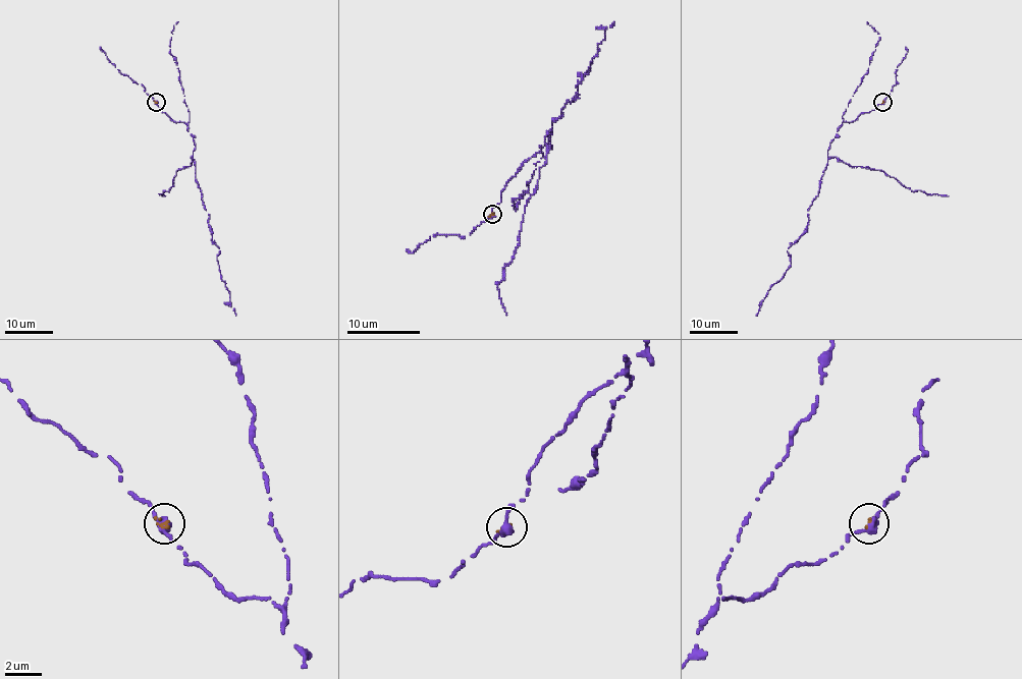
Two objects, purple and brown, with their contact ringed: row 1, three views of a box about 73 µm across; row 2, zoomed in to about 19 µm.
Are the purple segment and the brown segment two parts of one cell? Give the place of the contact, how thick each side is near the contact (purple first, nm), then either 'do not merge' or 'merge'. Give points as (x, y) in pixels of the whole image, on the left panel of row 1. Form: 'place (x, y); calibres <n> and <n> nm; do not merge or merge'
place (156, 102); calibres 360 and 260 nm; do not merge

